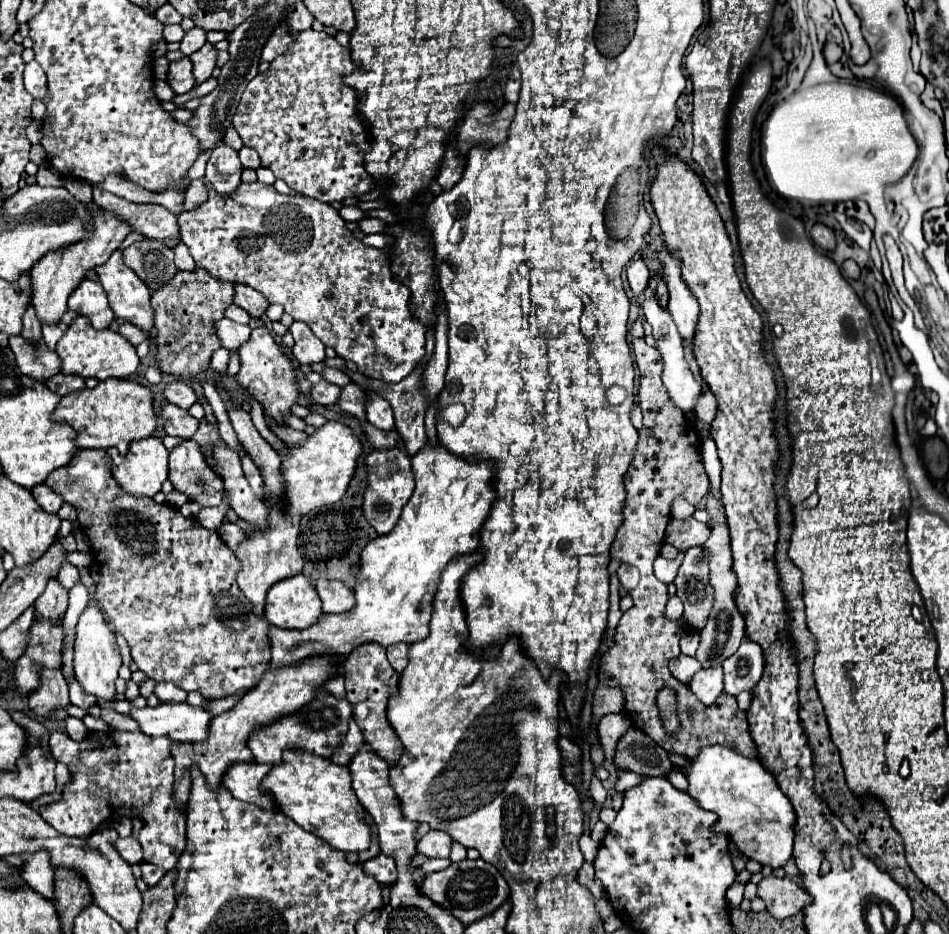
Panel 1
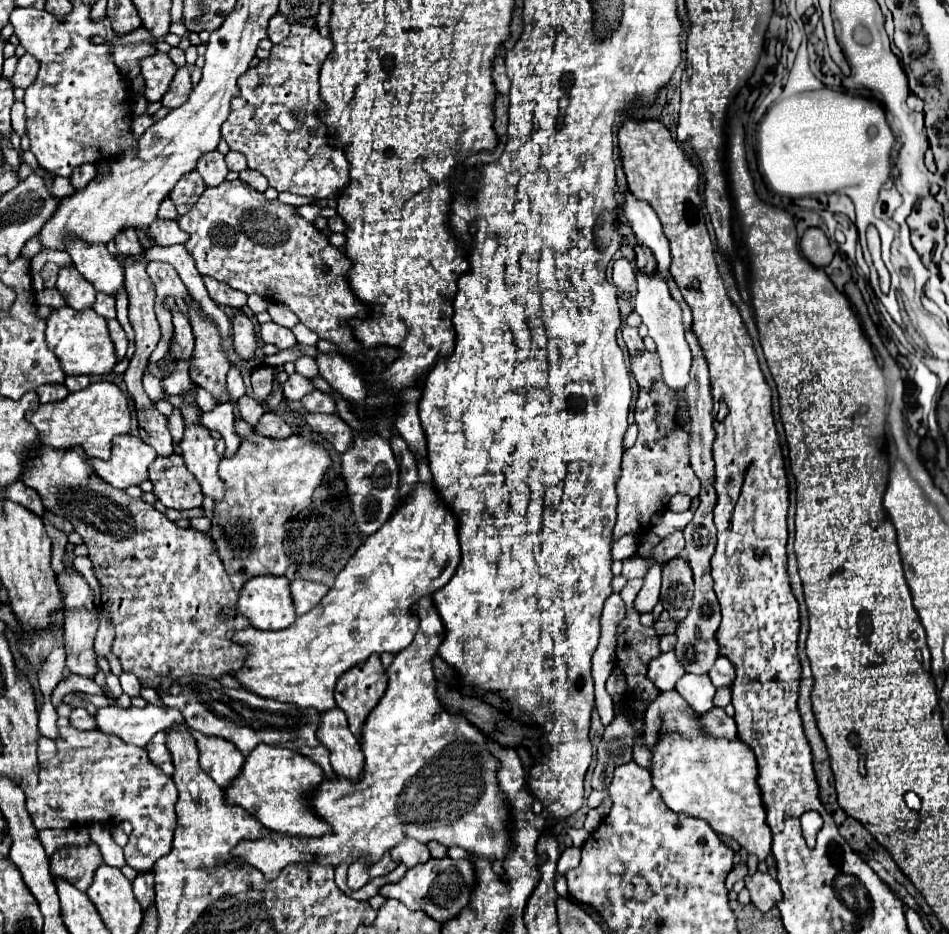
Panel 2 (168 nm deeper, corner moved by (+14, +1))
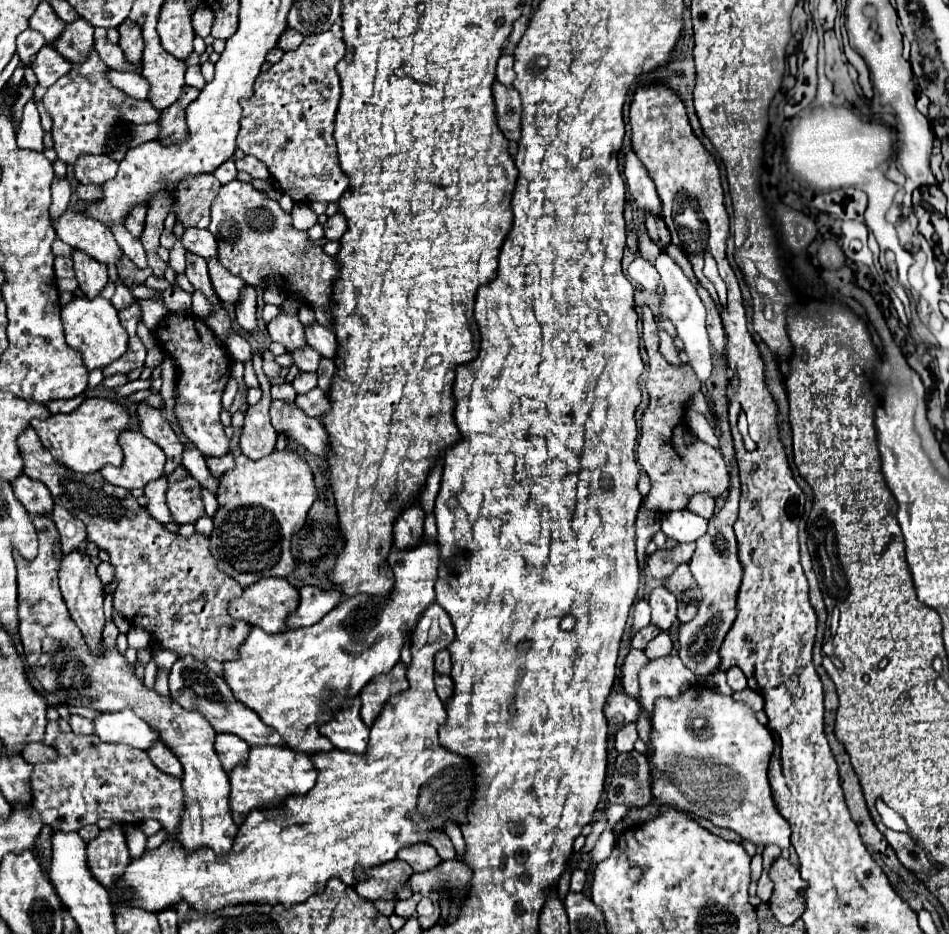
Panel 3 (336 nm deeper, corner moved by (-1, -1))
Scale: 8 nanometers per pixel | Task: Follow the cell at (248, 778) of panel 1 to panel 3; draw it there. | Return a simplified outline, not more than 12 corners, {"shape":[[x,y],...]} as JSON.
{"shape":[[217,734],[215,752],[231,772],[249,746],[235,734]]}

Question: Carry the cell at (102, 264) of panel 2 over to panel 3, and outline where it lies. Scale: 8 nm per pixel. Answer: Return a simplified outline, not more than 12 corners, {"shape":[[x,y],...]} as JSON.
{"shape":[[65,210],[57,236],[103,264],[121,248],[109,226],[85,212]]}

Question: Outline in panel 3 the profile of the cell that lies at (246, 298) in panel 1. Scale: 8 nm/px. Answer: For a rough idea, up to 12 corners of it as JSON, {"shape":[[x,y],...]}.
{"shape":[[207,260],[217,298],[235,304],[243,280],[217,260]]}

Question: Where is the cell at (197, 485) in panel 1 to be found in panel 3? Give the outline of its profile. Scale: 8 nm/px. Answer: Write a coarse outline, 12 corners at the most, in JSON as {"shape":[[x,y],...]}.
{"shape":[[185,468],[169,474],[171,522],[195,524],[205,514],[199,482]]}

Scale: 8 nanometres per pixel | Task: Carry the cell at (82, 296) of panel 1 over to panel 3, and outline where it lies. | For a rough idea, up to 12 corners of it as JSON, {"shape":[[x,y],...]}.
{"shape":[[81,250],[71,254],[75,278],[87,298],[101,294],[107,266]]}

